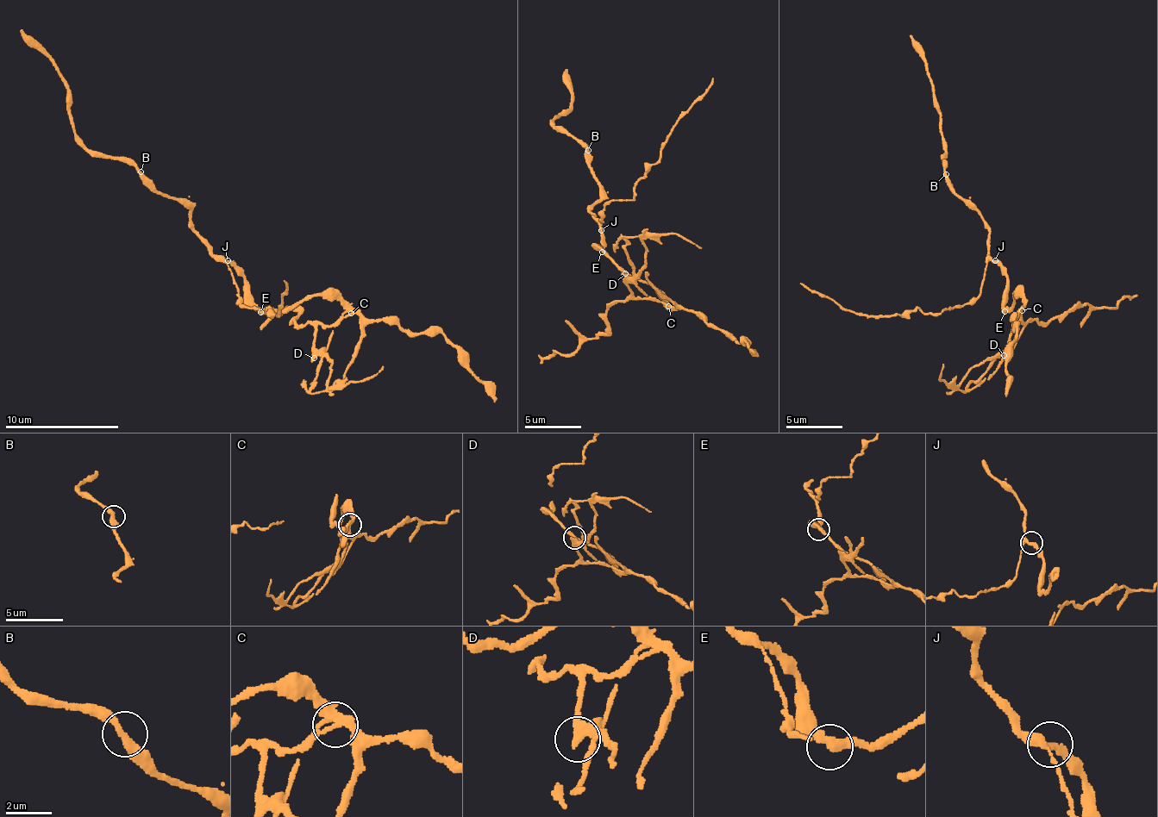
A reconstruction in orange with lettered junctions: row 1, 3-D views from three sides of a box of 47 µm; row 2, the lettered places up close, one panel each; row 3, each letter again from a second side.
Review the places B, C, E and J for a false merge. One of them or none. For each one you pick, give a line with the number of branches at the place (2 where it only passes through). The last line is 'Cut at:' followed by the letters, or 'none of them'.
C: branches 3
Cut at: C

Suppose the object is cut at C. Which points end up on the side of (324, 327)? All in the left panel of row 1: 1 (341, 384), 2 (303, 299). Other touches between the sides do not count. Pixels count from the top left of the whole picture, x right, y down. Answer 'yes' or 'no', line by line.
1: yes
2: no

